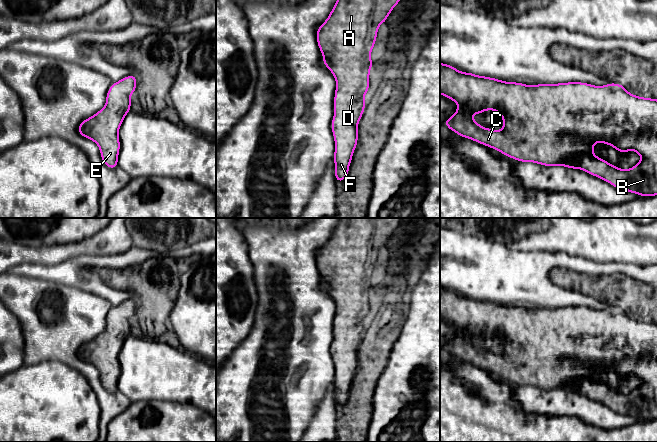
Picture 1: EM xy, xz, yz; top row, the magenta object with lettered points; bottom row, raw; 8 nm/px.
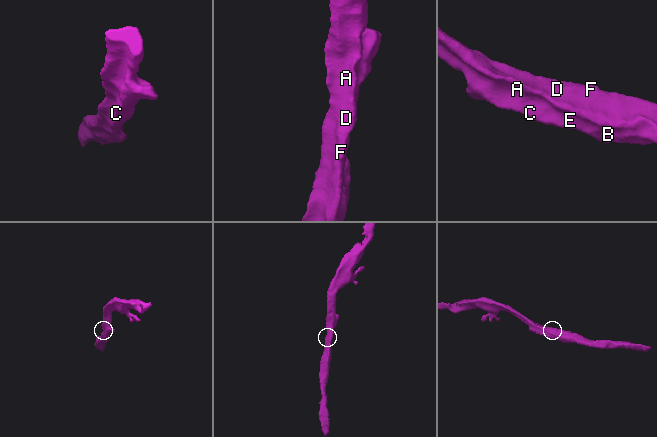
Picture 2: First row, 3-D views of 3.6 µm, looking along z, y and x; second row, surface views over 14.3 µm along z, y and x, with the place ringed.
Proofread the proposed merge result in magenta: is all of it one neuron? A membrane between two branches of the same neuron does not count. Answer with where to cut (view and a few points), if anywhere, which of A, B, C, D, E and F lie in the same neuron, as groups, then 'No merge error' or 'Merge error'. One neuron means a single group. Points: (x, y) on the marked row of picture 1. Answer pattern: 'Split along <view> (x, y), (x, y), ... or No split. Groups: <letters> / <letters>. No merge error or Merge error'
No split. Groups: A B C D E F. No merge error

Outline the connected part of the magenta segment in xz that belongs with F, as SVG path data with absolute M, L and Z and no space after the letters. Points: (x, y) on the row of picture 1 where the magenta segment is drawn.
M337 0L328 18L316 32L323 64L334 75L334 116L331 129L335 141L333 160L336 182L344 181L349 172L353 153L358 143L358 123L366 108L364 97L370 87L369 76L373 62L370 54L376 42L378 27L400 0Z

